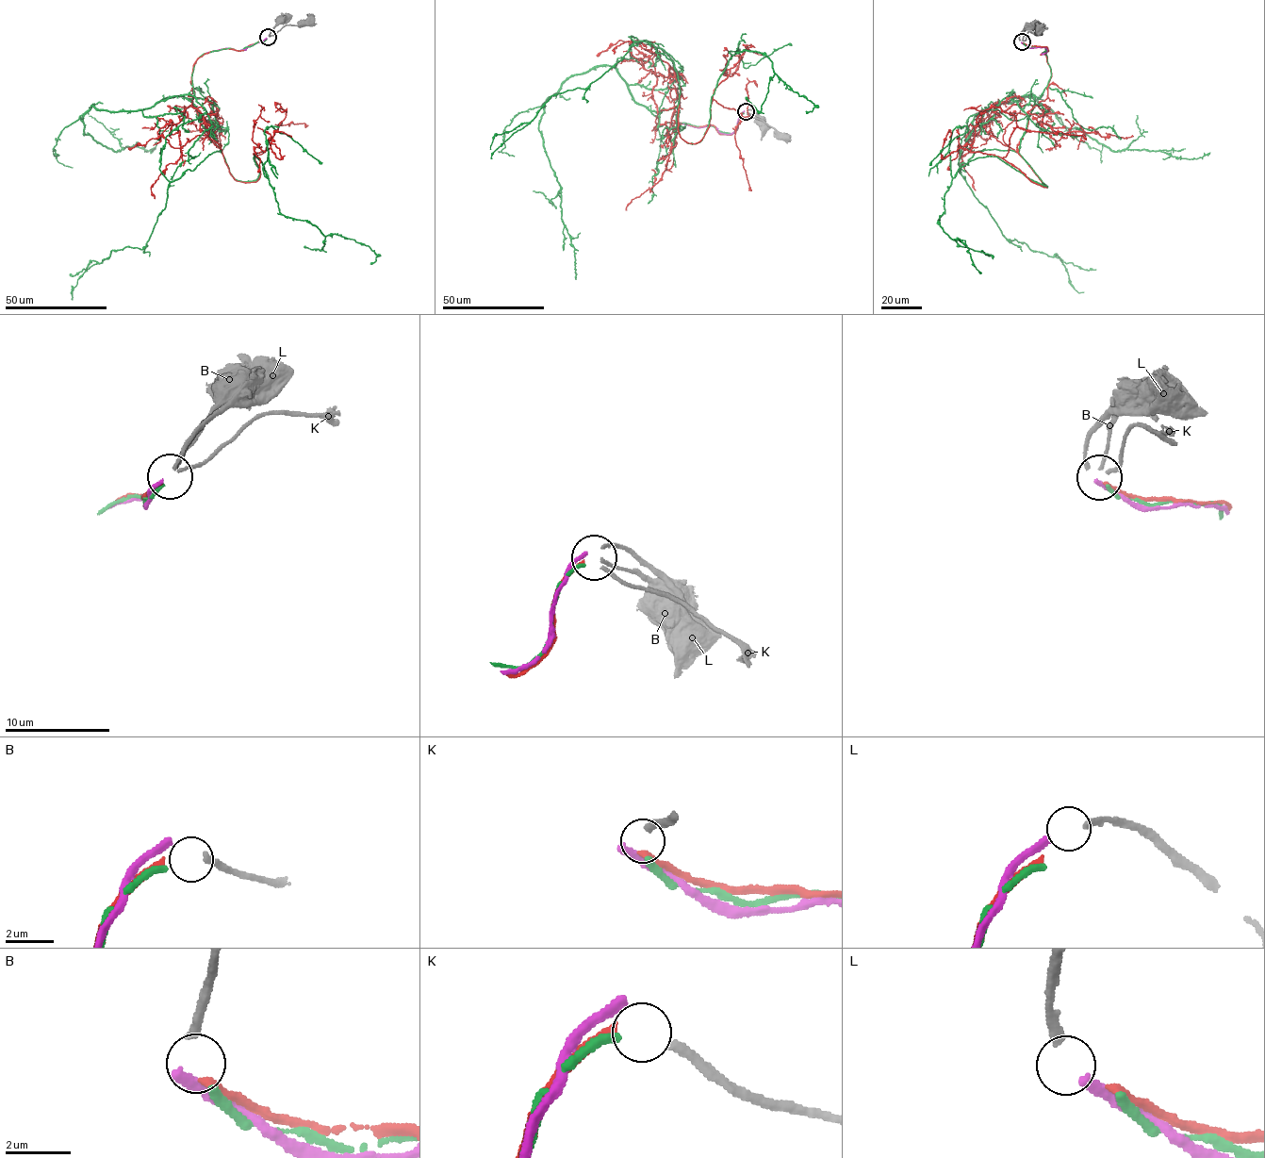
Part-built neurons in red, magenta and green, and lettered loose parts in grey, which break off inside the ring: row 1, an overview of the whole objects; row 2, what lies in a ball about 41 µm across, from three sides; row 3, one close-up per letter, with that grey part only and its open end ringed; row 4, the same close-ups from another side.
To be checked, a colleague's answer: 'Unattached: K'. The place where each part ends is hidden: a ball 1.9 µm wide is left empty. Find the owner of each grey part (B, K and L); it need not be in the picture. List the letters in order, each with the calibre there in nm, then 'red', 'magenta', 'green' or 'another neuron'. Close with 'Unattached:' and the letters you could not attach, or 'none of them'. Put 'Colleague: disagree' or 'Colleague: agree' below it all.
B: 280 nm thick; another neuron
K: 280 nm thick; green
L: 280 nm thick; magenta
Unattached: B
Colleague: disagree

